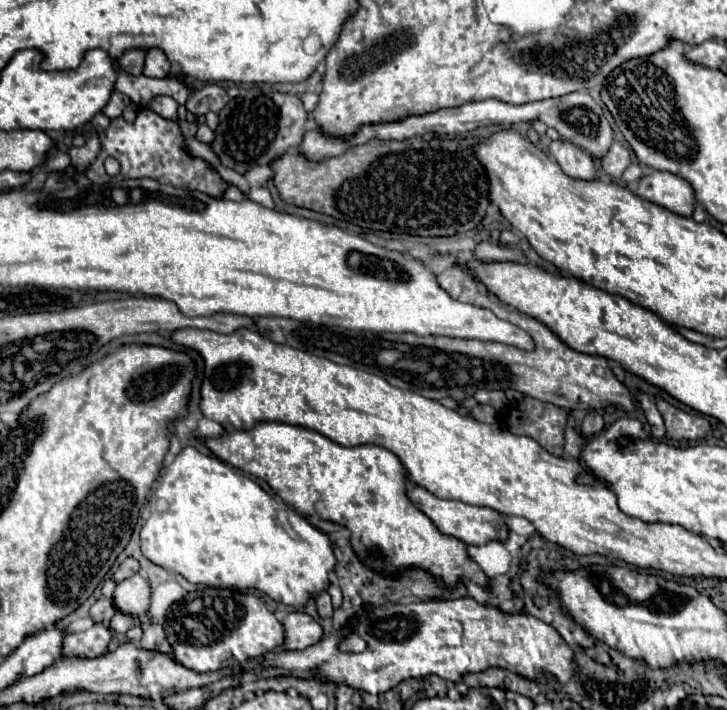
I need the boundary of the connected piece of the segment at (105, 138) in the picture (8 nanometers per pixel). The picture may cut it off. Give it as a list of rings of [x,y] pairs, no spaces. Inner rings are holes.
[[[146,107],[140,109],[132,123],[128,123],[124,117],[112,119],[110,127],[100,133],[100,143],[102,143],[102,151],[100,151],[98,159],[86,171],[82,171],[82,175],[86,175],[86,179],[94,185],[104,185],[104,183],[122,181],[122,179],[150,177],[150,179],[156,179],[166,185],[202,191],[216,199],[222,197],[224,191],[230,187],[230,183],[226,183],[208,161],[188,153],[186,139],[182,135],[178,121],[164,119],[158,113],[154,113],[152,109],[146,109]],[[106,157],[114,157],[120,163],[122,169],[116,177],[106,175],[106,171],[104,171]]]

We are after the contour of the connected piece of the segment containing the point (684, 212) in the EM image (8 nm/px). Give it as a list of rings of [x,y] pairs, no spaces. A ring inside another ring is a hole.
[[[652,171],[646,177],[642,177],[636,195],[646,197],[648,201],[682,217],[690,217],[696,207],[692,185],[678,175],[664,171]]]

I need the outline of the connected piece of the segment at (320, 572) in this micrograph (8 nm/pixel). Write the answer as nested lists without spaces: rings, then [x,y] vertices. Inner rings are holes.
[[[186,447],[182,449],[176,459],[172,461],[172,465],[166,469],[166,473],[160,477],[156,489],[154,489],[154,507],[152,507],[152,515],[150,519],[144,523],[142,533],[140,533],[140,541],[142,541],[142,553],[148,561],[152,561],[154,565],[160,565],[166,571],[178,573],[182,575],[186,581],[196,583],[196,585],[206,585],[206,587],[238,587],[238,589],[258,589],[262,593],[266,593],[268,597],[272,597],[278,603],[302,609],[310,599],[318,597],[322,591],[328,591],[330,581],[328,581],[328,573],[336,569],[336,557],[334,557],[334,547],[332,541],[326,533],[322,533],[320,529],[312,527],[302,515],[298,515],[290,505],[286,505],[284,501],[268,495],[258,483],[254,483],[250,477],[246,477],[242,471],[238,471],[236,467],[220,461],[218,457],[210,457],[200,453],[194,447]],[[286,513],[288,515],[288,525],[282,525],[278,515]]]

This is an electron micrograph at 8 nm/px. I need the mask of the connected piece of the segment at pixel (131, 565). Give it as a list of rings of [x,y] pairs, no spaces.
[[[128,557],[120,567],[118,567],[118,571],[112,575],[112,581],[114,583],[120,583],[120,581],[124,581],[126,577],[132,577],[136,571],[138,571],[138,561],[136,559],[132,559],[132,557]]]

